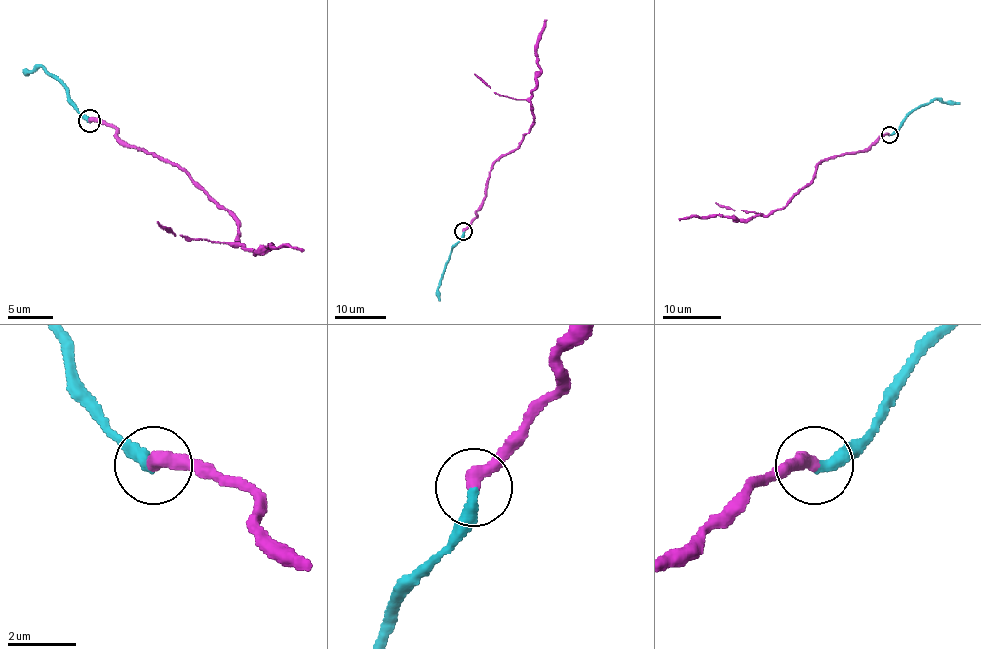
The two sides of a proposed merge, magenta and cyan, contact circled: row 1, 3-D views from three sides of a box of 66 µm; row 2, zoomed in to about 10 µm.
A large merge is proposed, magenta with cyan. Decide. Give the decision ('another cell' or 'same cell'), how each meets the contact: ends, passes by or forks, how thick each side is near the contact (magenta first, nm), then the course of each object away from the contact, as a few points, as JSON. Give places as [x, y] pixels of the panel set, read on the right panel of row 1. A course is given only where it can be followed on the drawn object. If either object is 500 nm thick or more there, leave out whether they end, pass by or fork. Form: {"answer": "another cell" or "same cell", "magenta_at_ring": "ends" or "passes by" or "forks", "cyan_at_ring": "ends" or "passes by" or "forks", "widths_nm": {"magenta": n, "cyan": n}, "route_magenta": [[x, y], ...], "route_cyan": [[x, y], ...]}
{"answer": "same cell", "magenta_at_ring": "ends", "cyan_at_ring": "ends", "widths_nm": {"magenta": 440, "cyan": 340}, "route_magenta": [[889, 134], [880, 135], [864, 150], [823, 158], [812, 179], [766, 215], [679, 220]], "route_cyan": [[889, 134], [896, 132], [920, 106], [936, 99], [959, 103]]}

